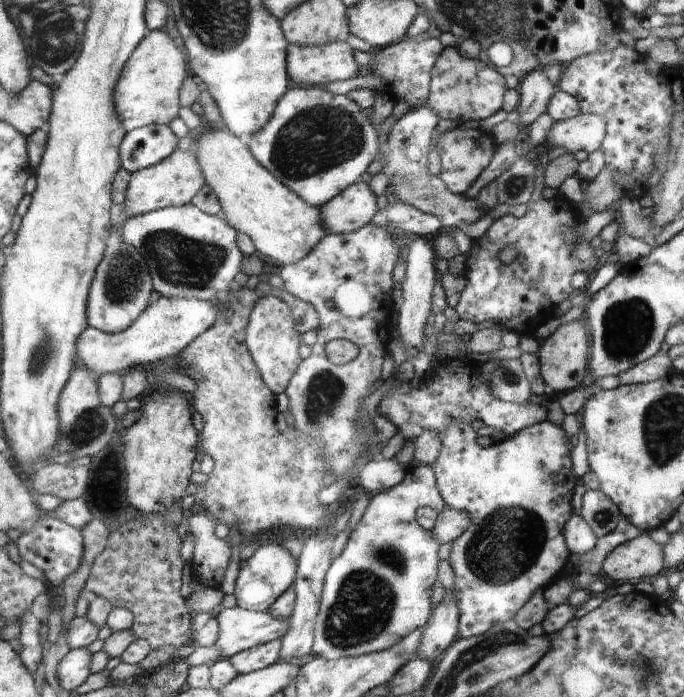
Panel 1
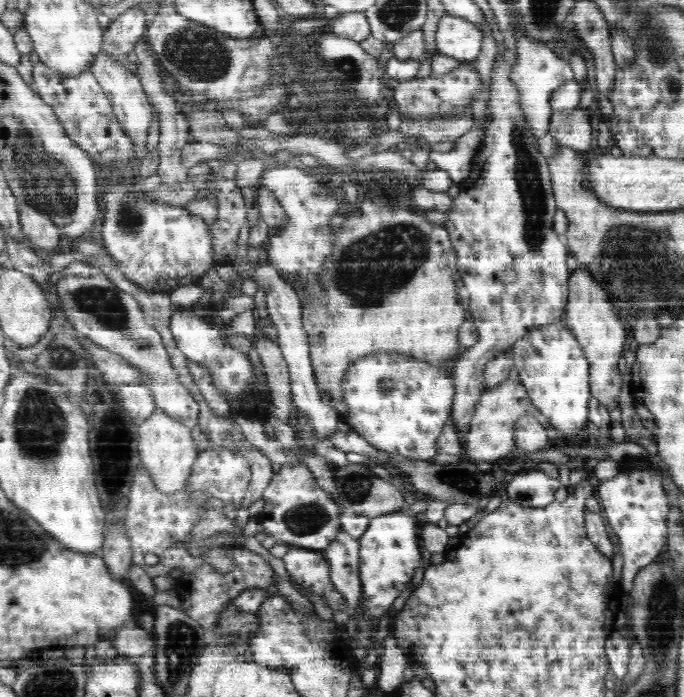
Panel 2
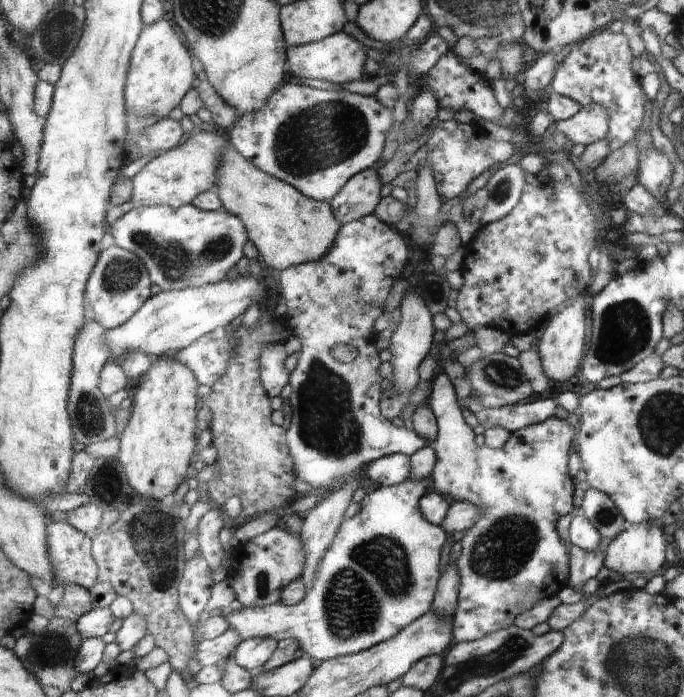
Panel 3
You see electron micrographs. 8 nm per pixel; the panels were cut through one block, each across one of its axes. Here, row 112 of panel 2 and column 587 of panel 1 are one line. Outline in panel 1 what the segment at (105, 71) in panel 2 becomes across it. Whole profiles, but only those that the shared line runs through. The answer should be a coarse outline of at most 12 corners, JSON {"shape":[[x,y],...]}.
{"shape":[[582,113],[554,122],[545,144],[568,153],[601,148],[606,124]]}

